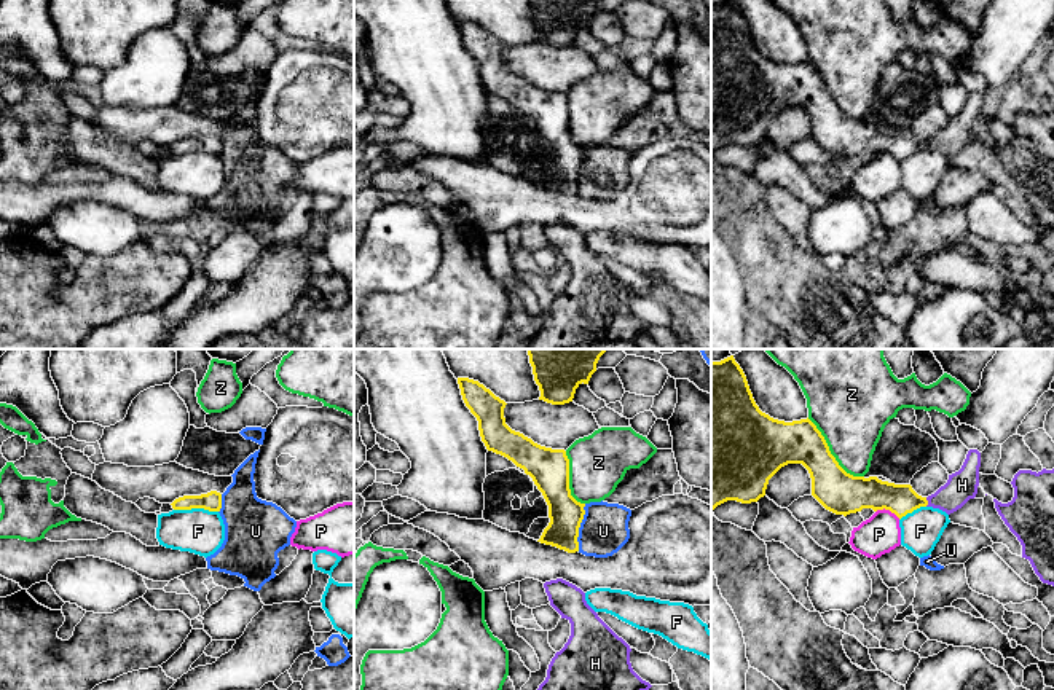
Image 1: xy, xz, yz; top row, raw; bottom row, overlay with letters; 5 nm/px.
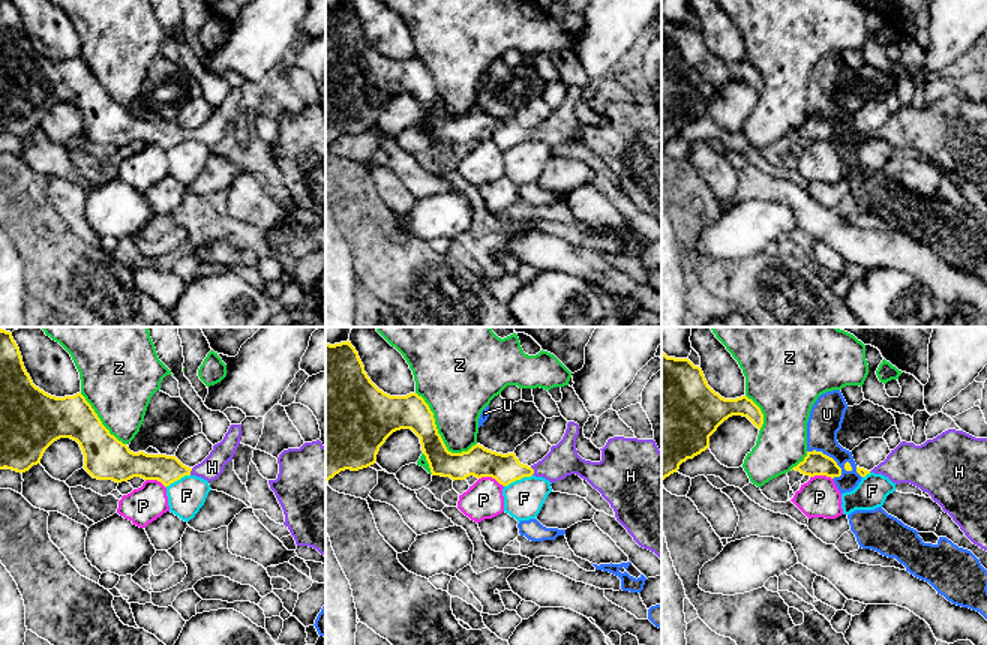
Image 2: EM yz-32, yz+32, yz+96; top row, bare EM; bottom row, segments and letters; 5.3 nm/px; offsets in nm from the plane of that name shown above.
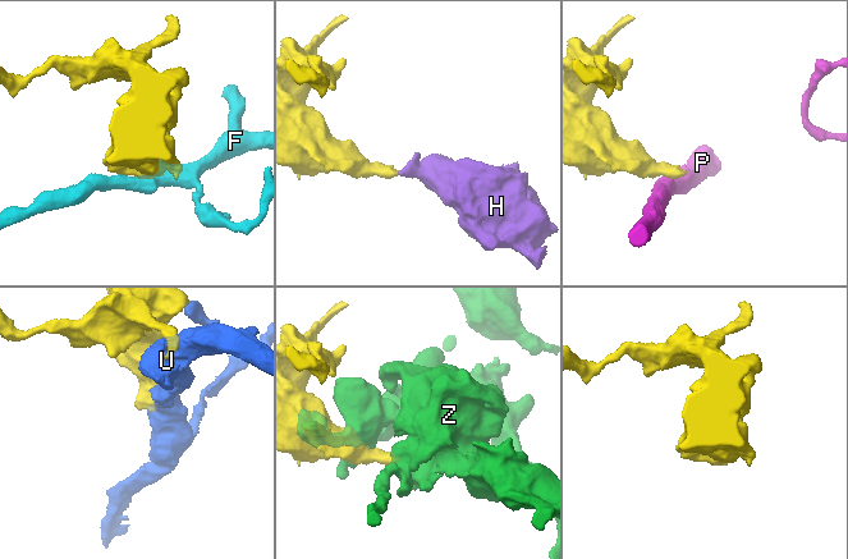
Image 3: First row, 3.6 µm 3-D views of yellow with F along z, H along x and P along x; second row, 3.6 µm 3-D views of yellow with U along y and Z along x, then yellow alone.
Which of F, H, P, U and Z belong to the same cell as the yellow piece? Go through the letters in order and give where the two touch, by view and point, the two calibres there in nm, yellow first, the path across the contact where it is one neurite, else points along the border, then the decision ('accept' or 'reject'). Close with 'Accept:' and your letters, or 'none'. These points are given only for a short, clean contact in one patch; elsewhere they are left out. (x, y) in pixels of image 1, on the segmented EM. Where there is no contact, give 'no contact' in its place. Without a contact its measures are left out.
F: meets yellow in xy at (196, 507); 100 nm thick on the yellow side, 220 nm on the other; reject
H: meets yellow in yz at (927, 502); 160 nm thick on the yellow side, 150 nm on the other; runs through yz (900, 499), (927, 502), (946, 499), (962, 485); accept
P: meets yellow in yz at (888, 509); 200 nm thick on the yellow side, 200 nm on the other; reject
U: meets yellow in xz at (579, 526); 170 nm thick on the yellow side, 240 nm on the other; border along xz (585, 504), (578, 550); reject
Z: meets yellow in yz at (829, 453); 220 nm thick on the yellow side, 380 nm on the other; reject
Accept: H

